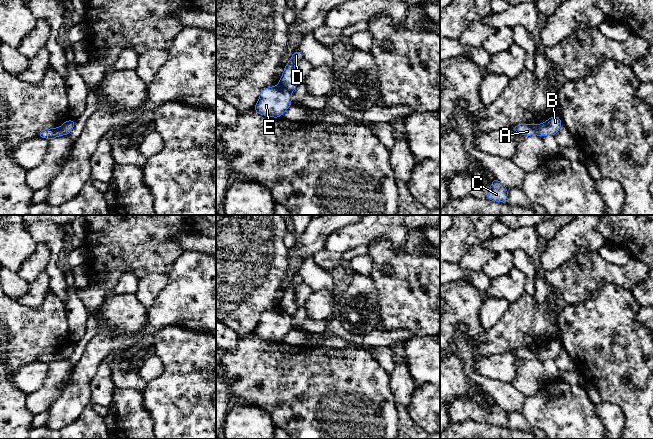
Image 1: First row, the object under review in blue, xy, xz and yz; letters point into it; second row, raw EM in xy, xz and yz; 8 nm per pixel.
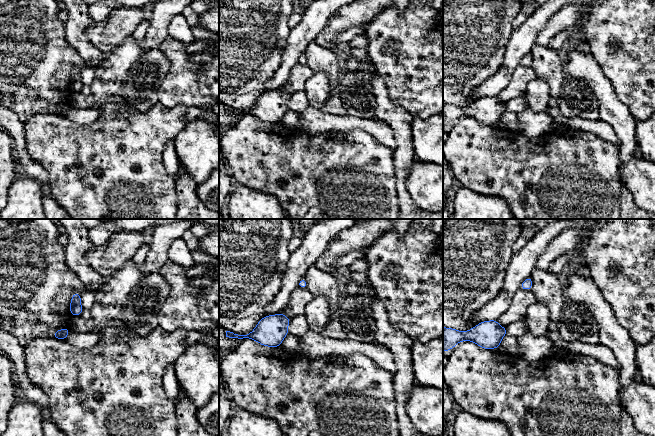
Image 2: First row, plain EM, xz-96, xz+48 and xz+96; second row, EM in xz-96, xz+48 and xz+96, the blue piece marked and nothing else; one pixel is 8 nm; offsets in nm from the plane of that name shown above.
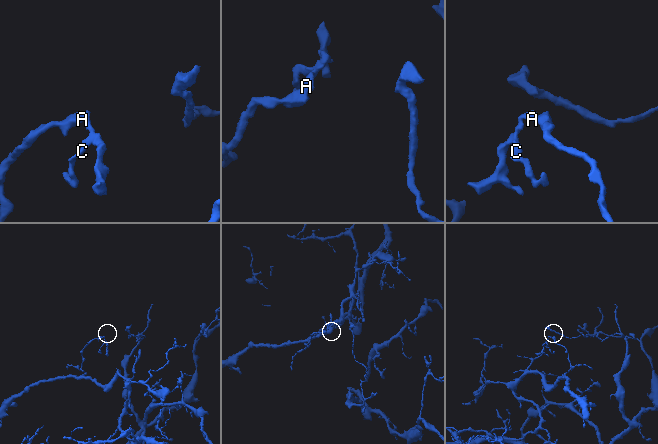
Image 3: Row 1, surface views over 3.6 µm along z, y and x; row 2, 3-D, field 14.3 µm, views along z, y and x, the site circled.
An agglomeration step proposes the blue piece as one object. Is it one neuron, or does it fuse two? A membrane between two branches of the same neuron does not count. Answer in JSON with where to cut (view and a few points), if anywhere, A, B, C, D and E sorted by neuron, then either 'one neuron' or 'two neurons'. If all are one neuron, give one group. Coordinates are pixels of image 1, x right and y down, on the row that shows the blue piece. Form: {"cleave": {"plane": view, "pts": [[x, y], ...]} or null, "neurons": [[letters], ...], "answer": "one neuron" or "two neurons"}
{"cleave": {"plane": "xz", "pts": [[280, 83], [291, 91]]}, "neurons": [["A", "C", "D"], ["B", "E"]], "answer": "two neurons"}

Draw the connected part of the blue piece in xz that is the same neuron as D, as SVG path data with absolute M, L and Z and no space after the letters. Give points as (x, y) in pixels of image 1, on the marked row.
M300 50L295 51L287 65L284 67L283 74L279 79L279 83L291 92L293 92L298 85L294 65L297 61L302 59L302 52Z

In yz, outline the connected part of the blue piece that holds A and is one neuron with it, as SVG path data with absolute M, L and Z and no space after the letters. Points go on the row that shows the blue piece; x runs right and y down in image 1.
M519 124L511 127L516 133L525 136L536 135L538 131L538 124Z

